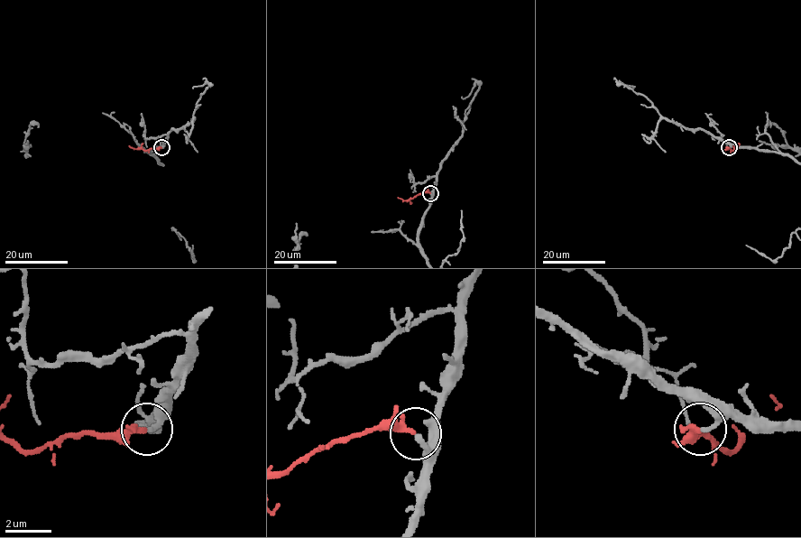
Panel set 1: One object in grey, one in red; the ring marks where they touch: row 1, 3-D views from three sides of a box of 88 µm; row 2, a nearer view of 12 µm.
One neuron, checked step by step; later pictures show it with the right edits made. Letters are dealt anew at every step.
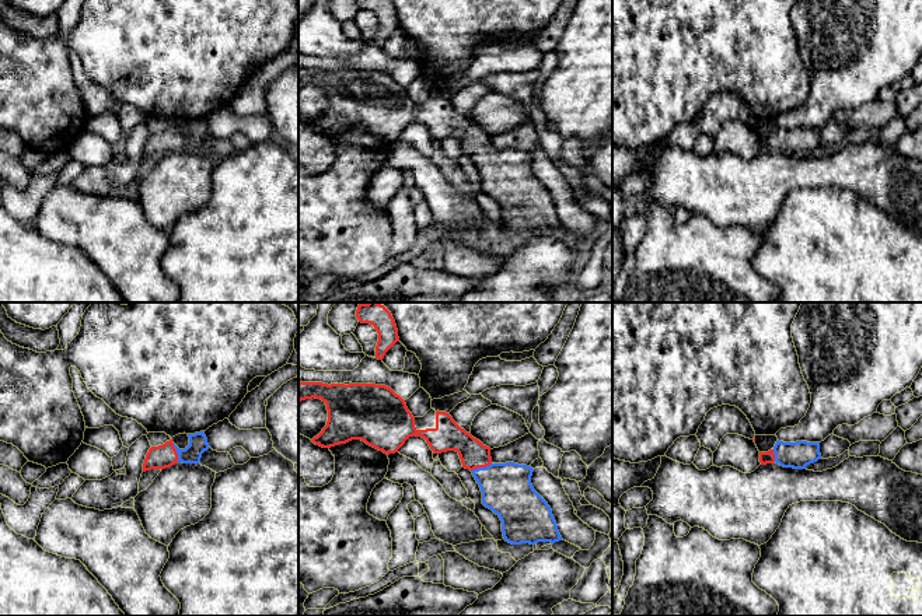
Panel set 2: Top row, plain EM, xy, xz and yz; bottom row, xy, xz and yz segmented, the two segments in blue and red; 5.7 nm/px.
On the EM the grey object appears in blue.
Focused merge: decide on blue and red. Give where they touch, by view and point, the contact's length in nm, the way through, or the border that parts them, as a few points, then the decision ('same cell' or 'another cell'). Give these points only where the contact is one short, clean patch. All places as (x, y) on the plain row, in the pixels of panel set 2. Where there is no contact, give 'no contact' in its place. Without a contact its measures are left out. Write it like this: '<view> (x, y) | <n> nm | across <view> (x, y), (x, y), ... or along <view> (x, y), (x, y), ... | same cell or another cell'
xz (481, 154) | 130 nm | across xz (506, 175), (481, 154), (450, 123) | same cell

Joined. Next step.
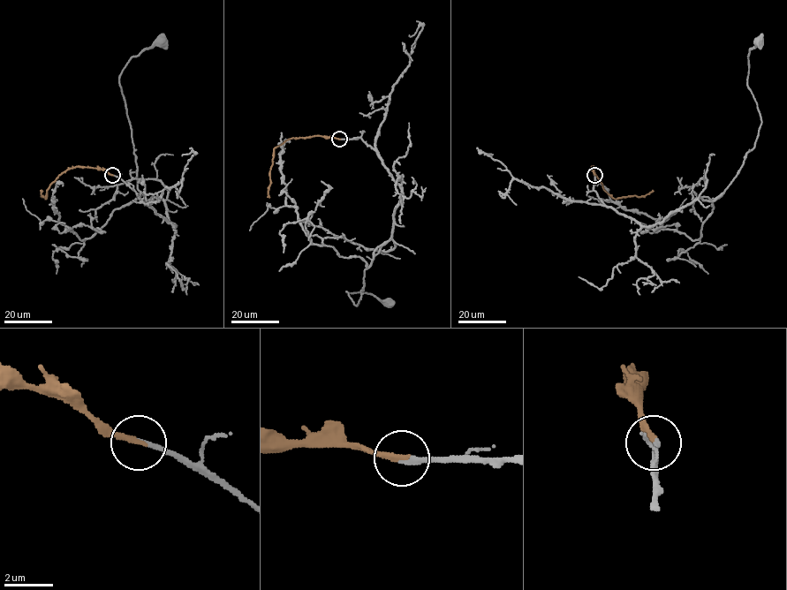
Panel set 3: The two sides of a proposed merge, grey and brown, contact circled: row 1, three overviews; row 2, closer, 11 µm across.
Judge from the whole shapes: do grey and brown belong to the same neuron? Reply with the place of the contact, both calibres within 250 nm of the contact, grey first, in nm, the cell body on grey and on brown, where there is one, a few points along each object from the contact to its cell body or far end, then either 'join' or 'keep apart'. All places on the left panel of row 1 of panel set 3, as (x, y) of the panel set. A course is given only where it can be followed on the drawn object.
at (112, 175); 200 nm thick on the grey side, 240 nm on the other; cell body of grey at (162, 42); no cell body on brown; grey runs (112, 175), (174, 226), (165, 202), (147, 200), (138, 188), (119, 85), (132, 56), (162, 41); brown runs (112, 175), (93, 167), (69, 168), (46, 191), (46, 199), (41, 191); join

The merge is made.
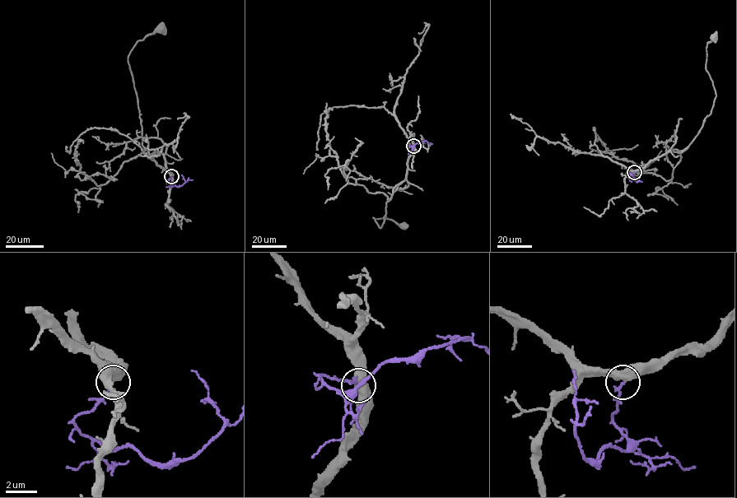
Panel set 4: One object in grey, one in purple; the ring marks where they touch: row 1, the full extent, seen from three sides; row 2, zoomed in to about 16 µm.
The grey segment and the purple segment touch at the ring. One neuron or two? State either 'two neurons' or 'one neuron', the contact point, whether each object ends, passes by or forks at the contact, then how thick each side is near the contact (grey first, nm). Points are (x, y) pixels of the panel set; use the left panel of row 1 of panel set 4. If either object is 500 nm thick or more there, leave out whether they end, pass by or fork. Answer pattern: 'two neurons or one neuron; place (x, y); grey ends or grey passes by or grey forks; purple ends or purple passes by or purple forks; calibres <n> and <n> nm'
one neuron; place (171, 176); grey passes by; purple ends; calibres 480 and 200 nm

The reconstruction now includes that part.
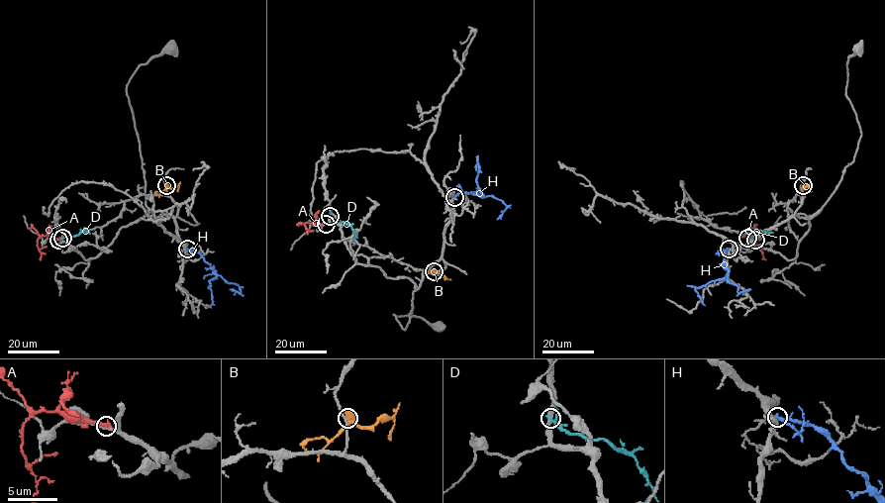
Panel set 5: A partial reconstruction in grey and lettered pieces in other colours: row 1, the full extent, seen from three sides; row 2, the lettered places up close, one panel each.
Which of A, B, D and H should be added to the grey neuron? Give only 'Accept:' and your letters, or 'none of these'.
Accept: H

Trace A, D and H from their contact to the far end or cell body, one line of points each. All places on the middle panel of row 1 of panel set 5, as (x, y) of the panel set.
A: (327, 223), (306, 223), (308, 234)
D: (330, 216), (350, 226), (355, 235), (352, 242)
H: (454, 197), (458, 193), (474, 192), (483, 196), (476, 183), (478, 163), (478, 173)

